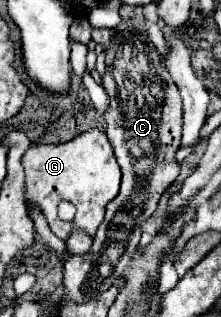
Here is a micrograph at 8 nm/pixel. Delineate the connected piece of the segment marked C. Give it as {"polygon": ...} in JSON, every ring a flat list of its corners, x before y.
{"polygon":[[142,17,120,21,116,29,118,35,106,51,106,75,102,77,102,85,110,95,106,135,122,169,120,193,108,203,104,221,94,235,90,251,80,257,68,253,66,243,48,229,48,223,40,213,30,213,34,229,44,245,62,257,64,301,92,301,106,289,106,283,114,283,124,273,124,267,140,241,140,221,148,219,156,211,158,199,178,177,178,163,174,161,182,135,182,97,178,87,166,65,160,61,156,47,148,41,148,29]]}

